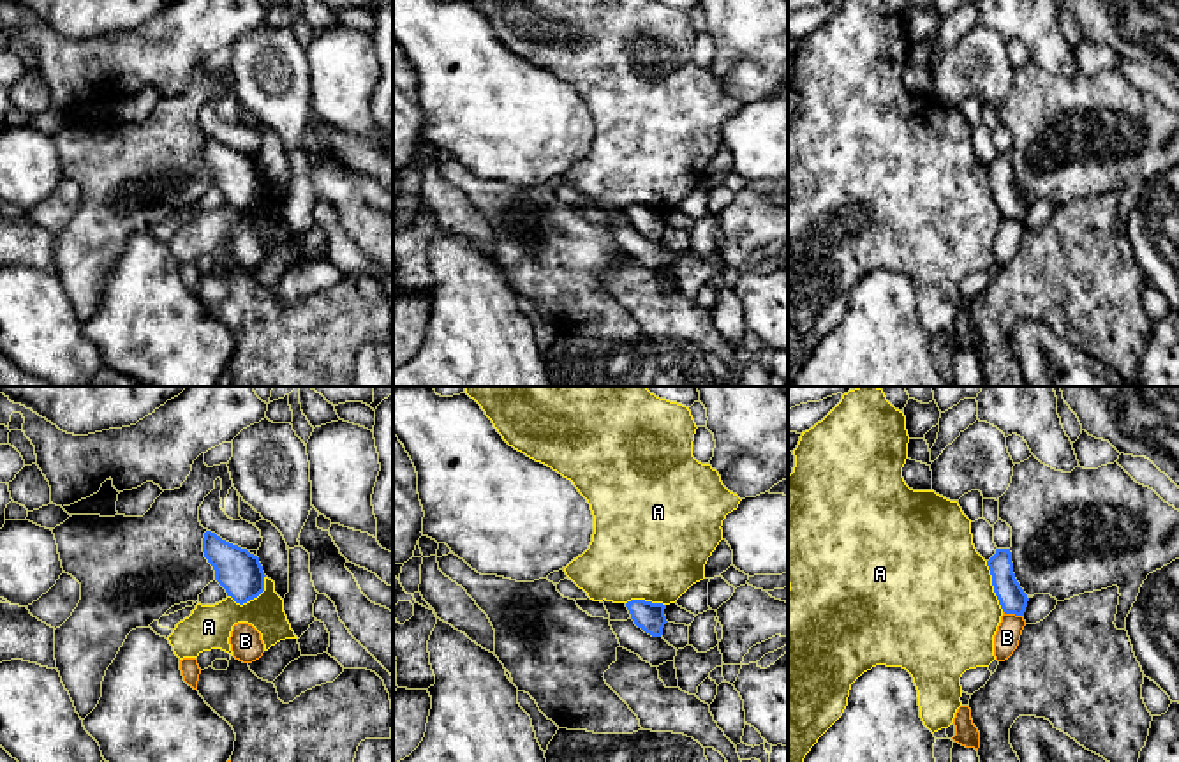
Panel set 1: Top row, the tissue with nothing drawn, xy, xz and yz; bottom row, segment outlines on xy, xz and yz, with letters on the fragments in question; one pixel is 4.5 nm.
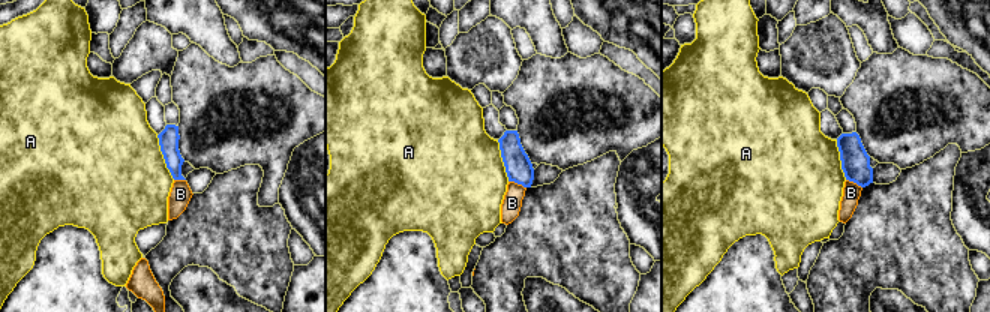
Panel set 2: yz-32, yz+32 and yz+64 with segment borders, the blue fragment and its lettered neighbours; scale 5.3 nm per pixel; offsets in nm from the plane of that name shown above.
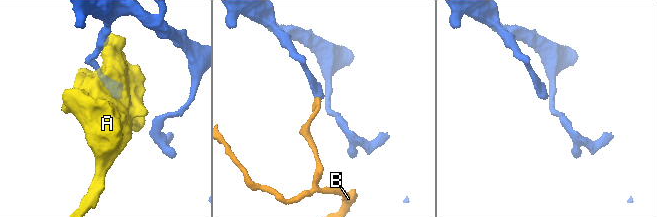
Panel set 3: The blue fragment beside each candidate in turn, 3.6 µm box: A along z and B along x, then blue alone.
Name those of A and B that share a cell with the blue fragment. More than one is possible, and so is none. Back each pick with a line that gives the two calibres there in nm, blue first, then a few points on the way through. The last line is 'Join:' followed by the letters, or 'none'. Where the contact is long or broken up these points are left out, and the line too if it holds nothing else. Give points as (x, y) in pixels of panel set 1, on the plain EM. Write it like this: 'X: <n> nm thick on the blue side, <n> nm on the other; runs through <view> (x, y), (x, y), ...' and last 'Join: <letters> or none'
Join: none

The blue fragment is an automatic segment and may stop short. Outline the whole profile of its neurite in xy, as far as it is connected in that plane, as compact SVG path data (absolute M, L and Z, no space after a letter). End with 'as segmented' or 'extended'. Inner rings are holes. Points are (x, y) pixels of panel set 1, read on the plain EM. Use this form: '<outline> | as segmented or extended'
M211 136L204 138L203 157L215 175L215 185L236 208L243 210L264 196L264 176L259 162L233 150Z | as segmented

